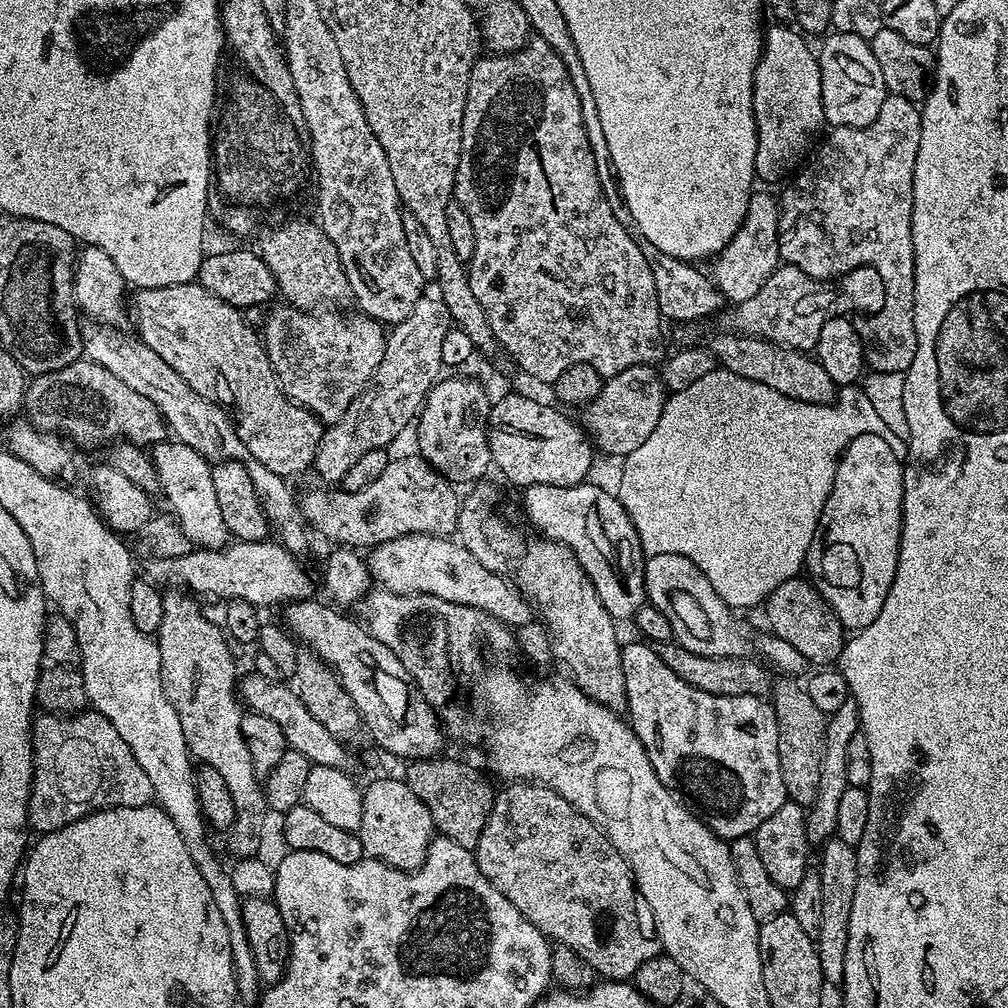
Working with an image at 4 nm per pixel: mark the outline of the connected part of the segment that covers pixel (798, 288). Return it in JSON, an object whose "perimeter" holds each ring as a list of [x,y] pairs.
{"perimeter":[[[781,263],[780,267],[766,278],[762,290],[748,298],[746,302],[735,305],[731,310],[729,327],[740,335],[760,336],[764,340],[772,340],[776,344],[784,344],[788,348],[797,348],[799,352],[811,353],[818,342],[818,334],[822,326],[835,316],[855,314],[871,314],[882,310],[886,302],[886,286],[882,278],[873,268],[855,268],[835,280],[815,280],[810,274],[798,270],[793,264]]]}

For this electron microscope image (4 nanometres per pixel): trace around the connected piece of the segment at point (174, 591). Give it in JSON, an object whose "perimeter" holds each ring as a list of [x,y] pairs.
{"perimeter":[[[180,586],[165,587],[163,593],[162,626],[156,631],[154,639],[160,651],[160,677],[162,686],[166,690],[166,698],[178,714],[178,722],[182,722],[182,734],[188,743],[189,753],[200,764],[214,766],[214,770],[222,774],[226,787],[230,789],[230,798],[234,798],[236,817],[226,836],[228,848],[233,852],[231,855],[236,858],[255,857],[257,855],[256,812],[252,809],[252,804],[261,803],[262,782],[254,770],[254,762],[250,758],[250,750],[242,734],[245,713],[238,699],[236,660],[228,649],[229,641],[226,639],[225,629],[216,625],[207,611],[203,612],[200,609],[201,601],[195,595],[189,594]]]}

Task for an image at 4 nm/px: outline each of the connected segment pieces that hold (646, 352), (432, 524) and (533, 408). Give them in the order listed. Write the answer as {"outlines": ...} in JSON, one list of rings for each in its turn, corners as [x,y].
{"outlines":[[[[532,38],[517,52],[484,54],[477,59],[470,74],[466,106],[462,114],[462,146],[460,161],[456,167],[454,200],[464,207],[466,214],[470,214],[470,223],[474,225],[476,245],[472,259],[466,264],[470,290],[474,290],[474,298],[478,298],[478,302],[482,302],[482,310],[486,310],[486,318],[490,322],[490,330],[496,336],[497,345],[512,355],[513,362],[526,375],[552,386],[562,374],[562,370],[570,370],[570,366],[575,364],[594,366],[600,376],[607,378],[622,374],[622,370],[630,370],[630,366],[656,366],[665,359],[664,332],[660,329],[662,317],[658,310],[658,294],[654,291],[652,264],[646,262],[646,254],[642,254],[640,249],[640,240],[625,224],[618,222],[618,218],[614,218],[606,202],[604,191],[598,182],[594,154],[586,138],[578,90],[574,90],[574,82],[570,82],[570,74],[562,58],[558,58],[558,54],[554,54],[554,50],[550,50],[544,40]]],[[[419,454],[400,456],[389,459],[386,470],[378,477],[378,482],[370,482],[366,490],[357,492],[323,492],[316,488],[302,496],[303,518],[311,527],[316,527],[322,535],[336,546],[347,546],[353,550],[371,550],[382,542],[402,538],[409,534],[426,534],[427,536],[451,537],[457,531],[461,497],[456,497],[457,489],[446,477],[434,469]]],[[[516,390],[509,392],[508,396],[502,398],[501,401],[493,403],[489,410],[488,416],[488,442],[489,450],[492,455],[492,464],[497,468],[500,467],[500,472],[508,480],[513,480],[514,483],[520,484],[521,489],[529,488],[535,484],[549,484],[550,486],[574,486],[575,484],[583,484],[589,479],[588,471],[592,468],[592,452],[594,453],[594,445],[585,429],[579,423],[576,424],[568,416],[563,416],[560,412],[555,412],[548,404],[539,404],[536,400],[531,400],[528,396],[519,396]]]]}

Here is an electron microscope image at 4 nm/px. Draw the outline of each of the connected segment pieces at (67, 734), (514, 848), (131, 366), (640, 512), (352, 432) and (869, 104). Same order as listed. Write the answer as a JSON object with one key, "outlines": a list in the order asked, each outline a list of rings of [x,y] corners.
{"outlines":[[[[85,710],[76,713],[75,716],[54,716],[51,714],[40,714],[32,721],[32,789],[28,799],[28,828],[36,831],[36,834],[53,832],[59,828],[66,827],[70,822],[80,820],[92,812],[101,812],[103,808],[129,808],[130,806],[146,806],[153,803],[154,786],[150,786],[150,778],[146,778],[146,770],[138,766],[134,754],[130,754],[130,746],[122,742],[122,734],[110,726],[110,722],[103,714],[95,710]]],[[[512,782],[504,787],[508,788],[502,789],[501,792],[499,789],[495,793],[490,818],[486,822],[486,826],[482,830],[482,838],[478,838],[478,846],[474,850],[482,874],[486,874],[489,882],[503,896],[510,898],[510,902],[514,902],[514,906],[518,906],[522,915],[543,936],[547,936],[549,941],[570,946],[570,950],[574,950],[574,954],[578,954],[578,958],[582,958],[593,968],[597,977],[621,982],[635,977],[638,966],[642,966],[642,962],[650,962],[650,958],[661,955],[662,949],[652,917],[648,915],[647,908],[642,906],[640,893],[636,890],[636,880],[632,877],[632,871],[626,858],[622,858],[622,854],[618,854],[618,850],[614,850],[612,843],[604,837],[602,829],[594,826],[594,822],[590,822],[590,818],[586,818],[574,806],[570,806],[570,802],[566,802],[566,798],[562,798],[562,794],[531,782]]],[[[84,322],[80,325],[80,337],[84,343],[83,355],[93,360],[98,366],[104,366],[130,390],[138,390],[142,398],[150,398],[154,406],[158,406],[160,415],[169,433],[172,432],[179,443],[190,446],[199,456],[209,462],[221,460],[238,460],[241,462],[249,459],[246,446],[242,438],[238,438],[233,417],[220,405],[210,398],[198,394],[198,390],[190,390],[186,378],[178,374],[150,346],[146,346],[135,335],[123,336],[117,327],[95,322]]],[[[718,366],[710,374],[698,378],[698,382],[686,386],[686,390],[678,390],[665,399],[662,418],[658,418],[658,426],[654,426],[650,438],[646,438],[646,442],[642,442],[638,450],[623,457],[624,469],[620,472],[618,499],[634,522],[634,530],[648,556],[684,555],[709,579],[710,585],[733,610],[752,608],[755,604],[760,606],[776,587],[801,575],[808,558],[810,542],[814,538],[820,515],[826,506],[826,498],[832,489],[836,464],[848,449],[848,444],[862,434],[888,436],[886,422],[882,422],[882,417],[874,411],[874,405],[870,403],[870,398],[866,398],[863,387],[844,386],[839,389],[833,403],[811,404],[786,398],[786,394],[778,394],[778,390],[762,386],[762,382],[750,382],[750,378],[742,378],[742,374],[734,374]]],[[[430,294],[421,296],[411,308],[410,316],[402,323],[393,325],[385,339],[383,358],[378,370],[372,375],[363,391],[349,402],[343,417],[336,420],[320,439],[313,467],[326,481],[336,483],[343,481],[346,471],[358,462],[362,454],[366,454],[369,450],[389,447],[390,442],[399,436],[404,426],[413,423],[427,394],[441,377],[444,368],[441,362],[442,343],[452,323],[444,301],[439,297],[430,296]]],[[[833,31],[824,42],[818,48],[818,59],[825,121],[832,128],[865,128],[878,118],[878,110],[882,110],[886,95],[882,70],[878,70],[878,58],[874,58],[871,43],[854,34],[837,31]]]]}

